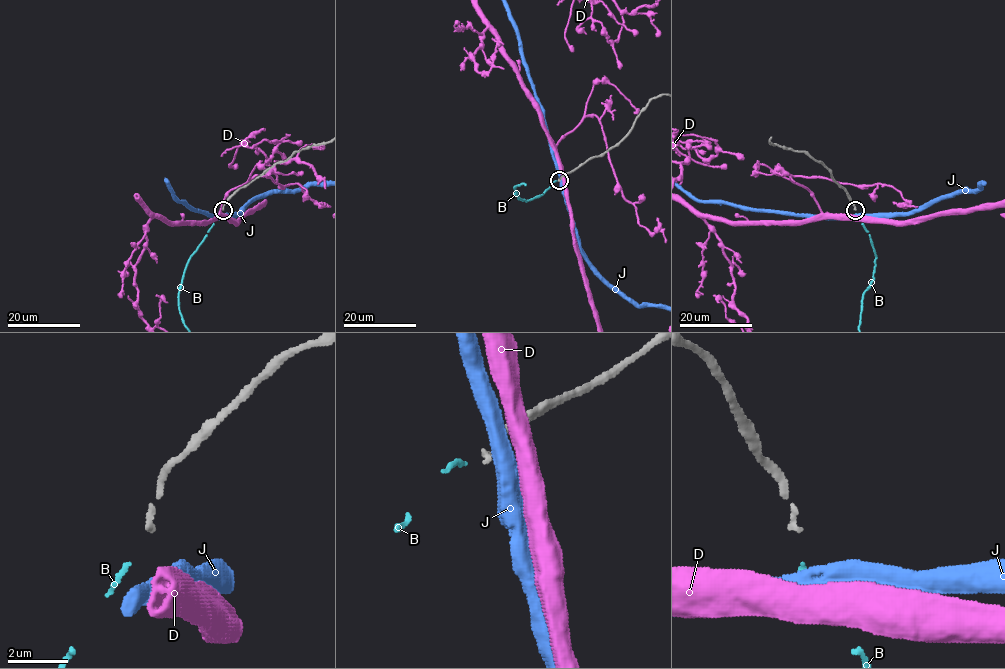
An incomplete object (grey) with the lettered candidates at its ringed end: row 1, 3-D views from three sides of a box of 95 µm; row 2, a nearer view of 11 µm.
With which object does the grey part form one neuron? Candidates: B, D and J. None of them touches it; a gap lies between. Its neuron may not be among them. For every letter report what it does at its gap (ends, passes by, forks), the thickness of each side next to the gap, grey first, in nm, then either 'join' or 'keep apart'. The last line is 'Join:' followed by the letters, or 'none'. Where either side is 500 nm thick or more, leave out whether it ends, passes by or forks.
B: it ends there; 180 nm thick on the grey side, 140 nm on the other; join
D: 180 nm thick on the grey side, 700 nm on the other; keep apart
J: 180 nm thick on the grey side, 500 nm on the other; keep apart
Join: B

